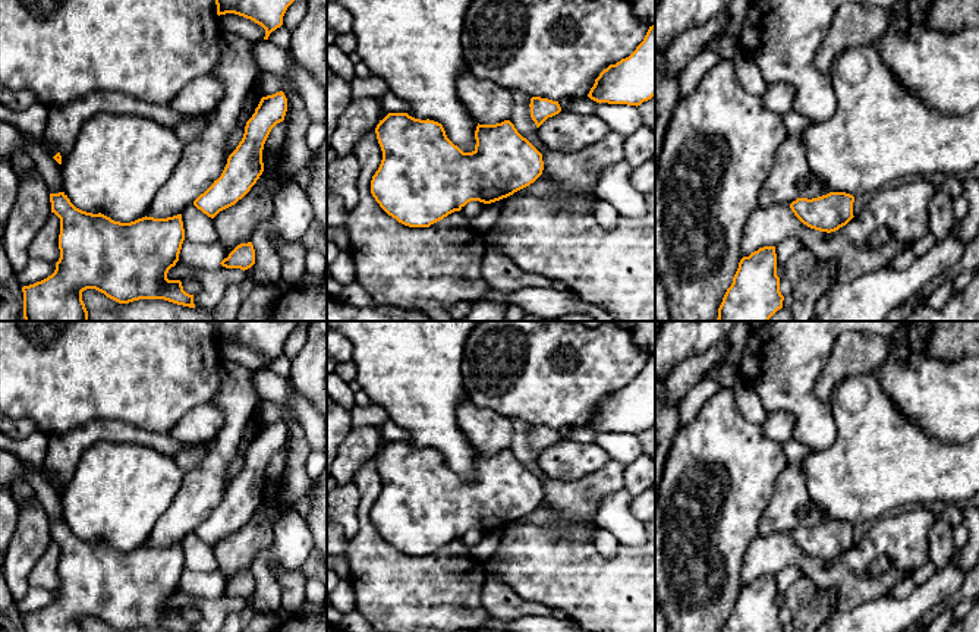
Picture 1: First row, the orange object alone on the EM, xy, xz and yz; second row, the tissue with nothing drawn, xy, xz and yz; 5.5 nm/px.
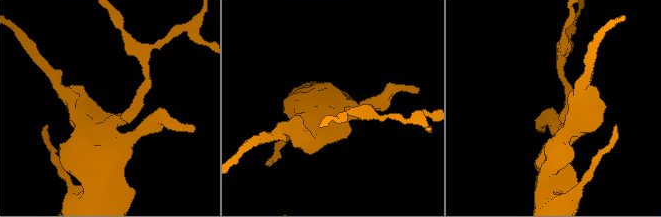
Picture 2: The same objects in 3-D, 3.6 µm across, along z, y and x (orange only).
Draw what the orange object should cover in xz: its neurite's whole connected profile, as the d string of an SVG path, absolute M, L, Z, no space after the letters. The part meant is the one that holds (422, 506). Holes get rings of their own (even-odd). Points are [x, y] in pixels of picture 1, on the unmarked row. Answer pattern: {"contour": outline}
{"contour": "M388 441L375 456L383 479L383 488L372 504L371 522L380 535L399 551L409 556L429 556L468 531L491 532L513 523L533 512L544 499L542 482L523 466L510 449L495 453L479 453L475 459L476 474L472 481L463 481L446 463L441 452L421 449L407 441Z"}

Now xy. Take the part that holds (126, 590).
{"contour": "M64 521L50 522L50 531L51 541L60 547L60 587L51 604L22 616L23 632L84 632L82 620L86 617L95 617L119 632L139 628L193 632L193 623L183 619L180 609L167 607L169 598L179 589L185 569L182 543L167 547L145 544L120 551L101 541L76 537Z"}

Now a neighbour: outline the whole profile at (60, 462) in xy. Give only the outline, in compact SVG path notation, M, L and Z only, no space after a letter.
M92 419L70 433L50 436L47 455L35 468L47 484L54 485L59 481L63 491L84 452L101 440L139 444L171 458L188 446L177 437L141 430L123 421Z

